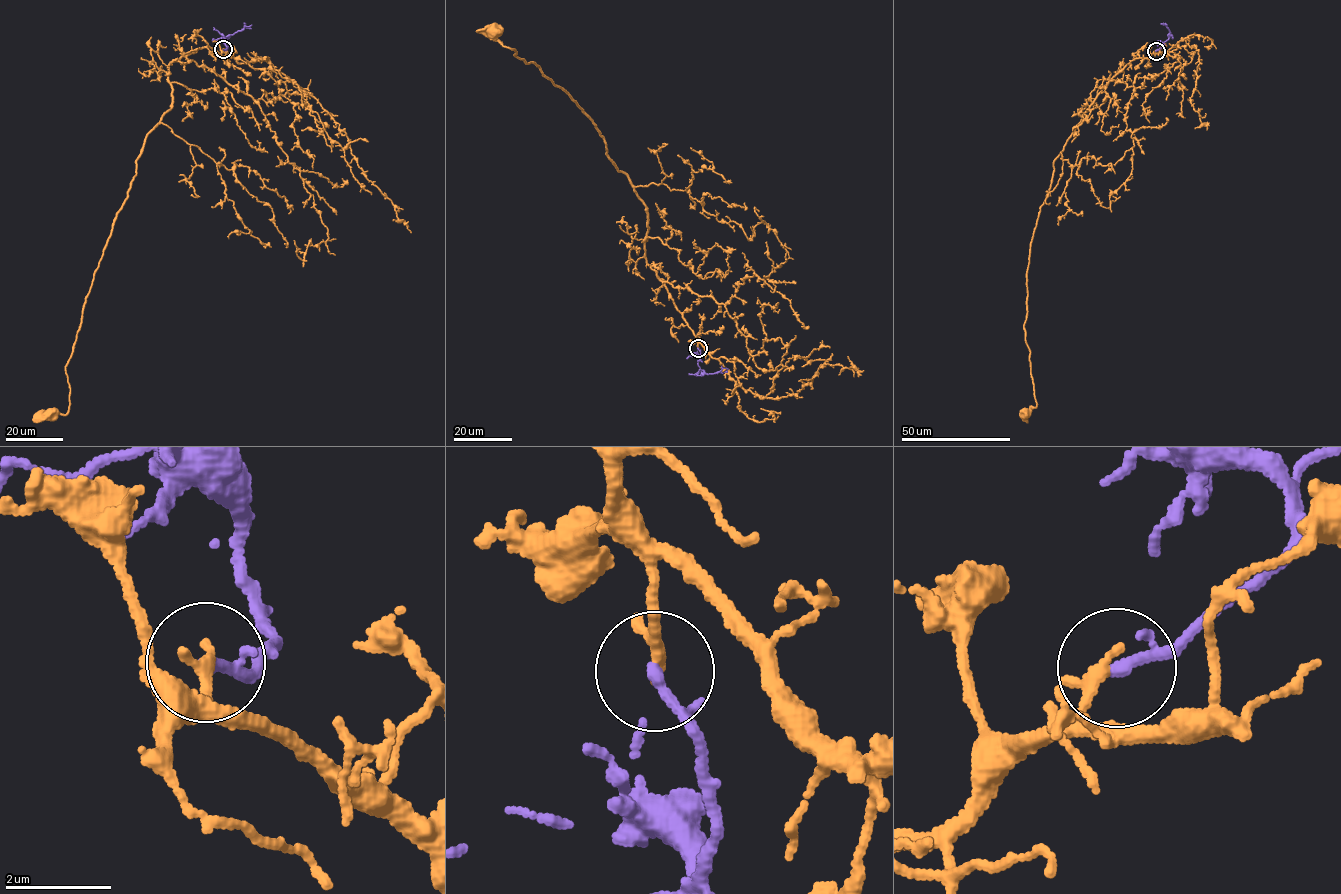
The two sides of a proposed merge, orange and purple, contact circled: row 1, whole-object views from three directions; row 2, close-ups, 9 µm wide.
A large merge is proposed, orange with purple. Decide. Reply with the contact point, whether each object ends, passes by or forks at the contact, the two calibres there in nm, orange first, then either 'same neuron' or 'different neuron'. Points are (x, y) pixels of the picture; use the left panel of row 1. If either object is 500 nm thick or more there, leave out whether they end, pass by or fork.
place (223, 49); orange ends; purple passes by; calibres 280 and 160 nm; same neuron

